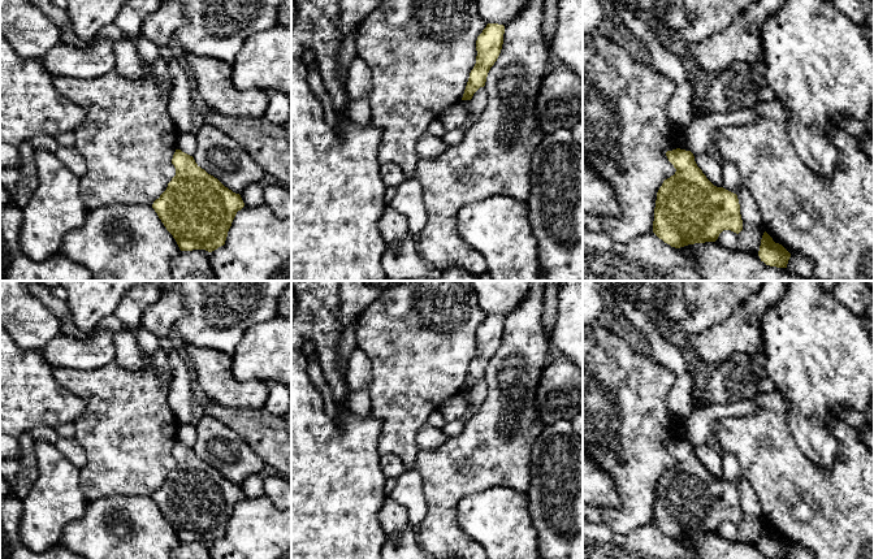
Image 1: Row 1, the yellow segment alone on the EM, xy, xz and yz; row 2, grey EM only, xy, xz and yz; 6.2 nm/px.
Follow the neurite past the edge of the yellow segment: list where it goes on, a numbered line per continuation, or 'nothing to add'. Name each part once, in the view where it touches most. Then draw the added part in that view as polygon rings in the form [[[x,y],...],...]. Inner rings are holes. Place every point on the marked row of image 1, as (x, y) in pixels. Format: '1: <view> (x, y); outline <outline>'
nothing to add

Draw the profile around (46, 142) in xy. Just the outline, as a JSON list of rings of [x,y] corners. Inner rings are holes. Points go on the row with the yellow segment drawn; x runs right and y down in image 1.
[[[39,134],[31,139],[31,143],[35,150],[44,150],[56,153],[59,144],[55,140],[55,136],[48,134]]]

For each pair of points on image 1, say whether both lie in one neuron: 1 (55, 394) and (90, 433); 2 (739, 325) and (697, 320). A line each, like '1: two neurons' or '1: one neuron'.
1: two neurons
2: two neurons

